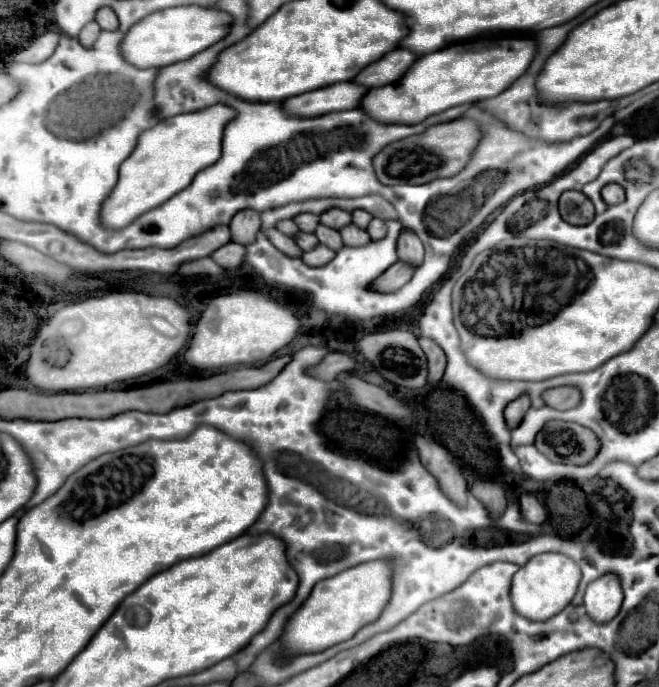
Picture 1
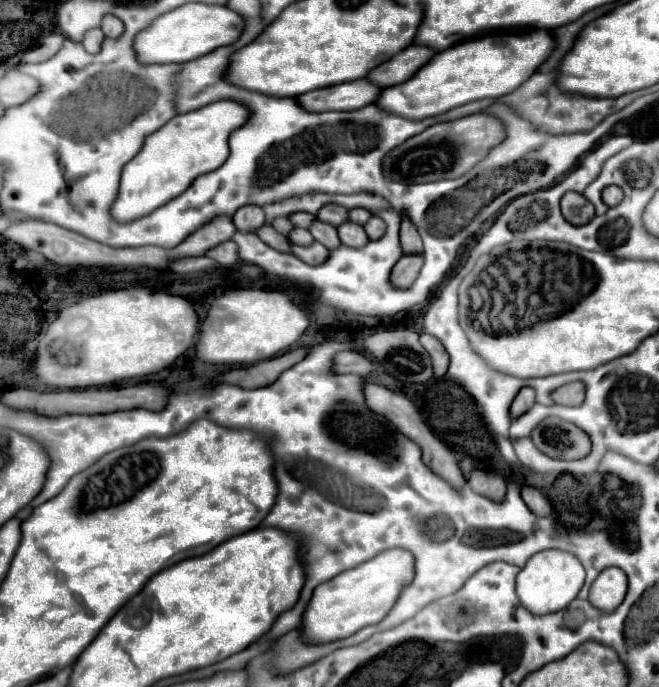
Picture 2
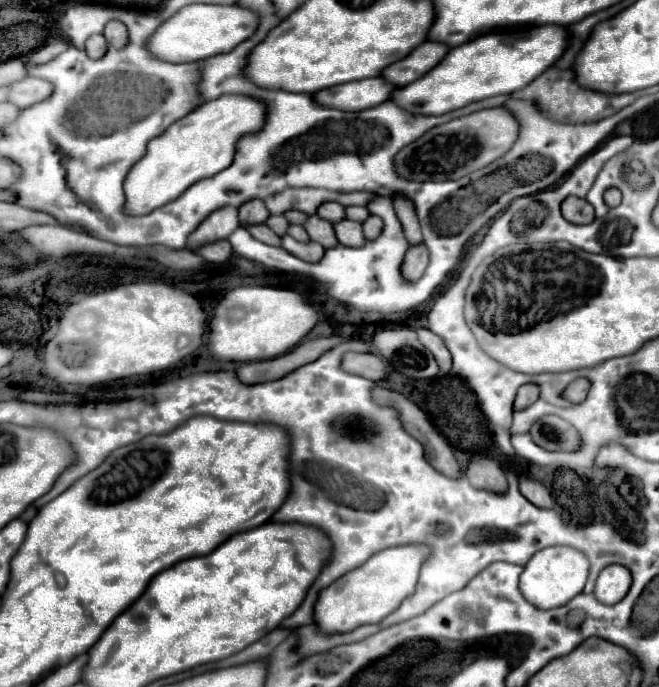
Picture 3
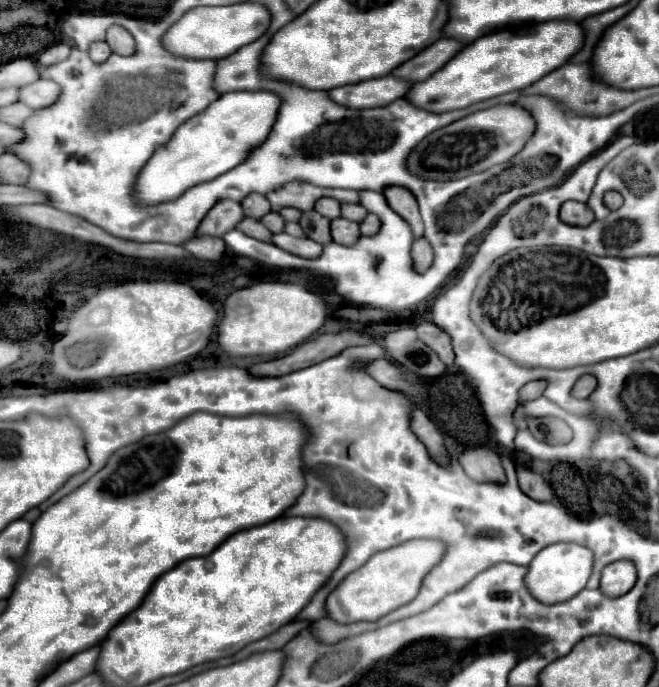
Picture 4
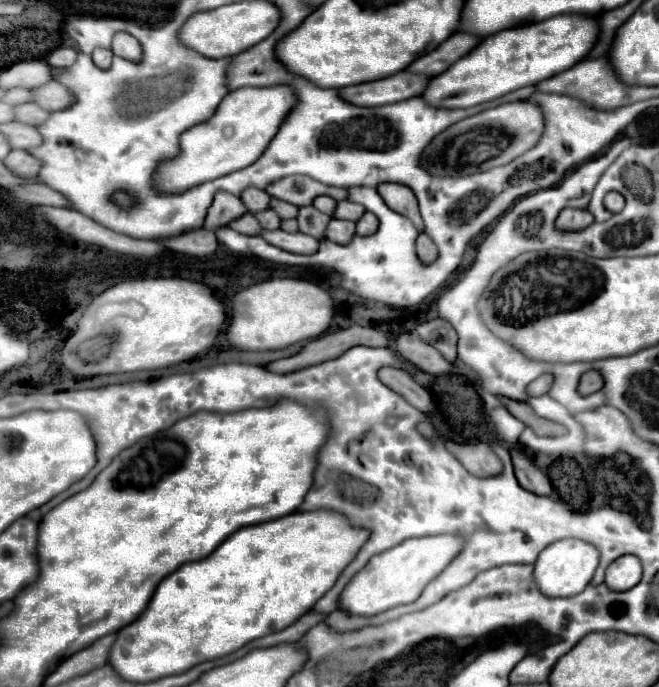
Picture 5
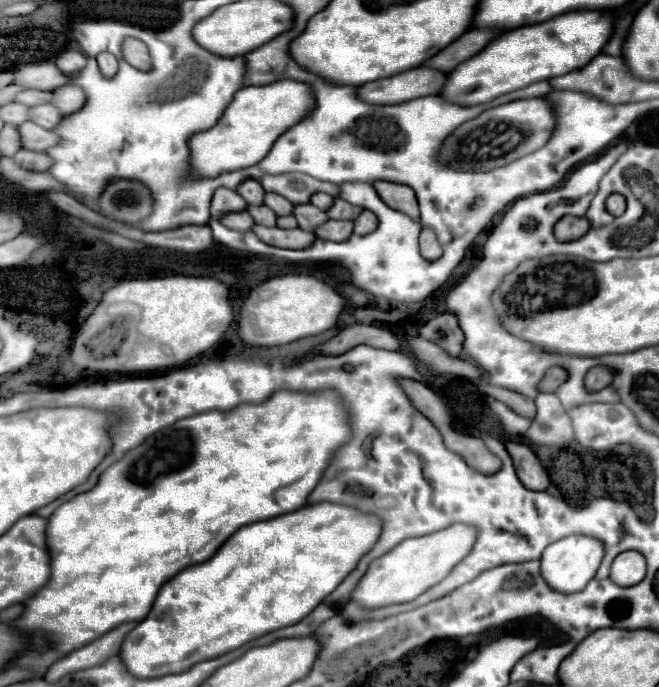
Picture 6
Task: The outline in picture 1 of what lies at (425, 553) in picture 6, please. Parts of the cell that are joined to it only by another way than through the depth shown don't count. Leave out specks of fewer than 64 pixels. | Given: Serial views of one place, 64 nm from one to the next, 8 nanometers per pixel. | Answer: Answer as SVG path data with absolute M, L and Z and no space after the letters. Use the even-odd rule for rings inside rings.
M372 560L372 562L358 564L354 568L348 568L314 586L312 594L300 606L296 616L292 616L292 620L288 620L288 628L284 630L284 636L280 640L284 640L284 644L288 644L288 652L322 652L334 644L346 642L362 626L376 622L380 618L382 610L386 608L386 604L390 600L390 594L392 594L392 564L388 560Z

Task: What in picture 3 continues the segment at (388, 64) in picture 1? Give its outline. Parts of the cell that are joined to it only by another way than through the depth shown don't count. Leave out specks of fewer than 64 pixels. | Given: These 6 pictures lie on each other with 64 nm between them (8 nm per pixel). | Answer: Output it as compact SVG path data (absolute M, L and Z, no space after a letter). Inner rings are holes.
M428 40L420 44L410 56L390 64L382 72L382 78L388 78L388 82L396 86L404 86L404 84L410 84L412 80L420 80L420 76L432 70L440 62L440 58L448 54L448 50L450 50L448 44Z

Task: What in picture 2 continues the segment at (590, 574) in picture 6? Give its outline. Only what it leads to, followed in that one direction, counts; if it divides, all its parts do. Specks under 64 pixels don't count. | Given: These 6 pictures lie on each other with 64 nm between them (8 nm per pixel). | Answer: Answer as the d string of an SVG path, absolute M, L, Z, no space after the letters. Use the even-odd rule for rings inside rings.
M556 548L542 550L536 552L520 570L516 578L516 594L522 606L528 608L532 614L550 614L550 612L564 610L578 596L584 578L586 578L584 566L572 552L556 550Z

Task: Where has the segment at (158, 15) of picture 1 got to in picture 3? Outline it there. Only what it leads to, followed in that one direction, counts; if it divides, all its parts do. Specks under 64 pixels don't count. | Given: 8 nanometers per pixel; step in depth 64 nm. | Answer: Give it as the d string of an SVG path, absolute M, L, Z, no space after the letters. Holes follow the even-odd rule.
M190 4L176 16L166 20L150 38L148 48L162 60L168 62L198 62L210 56L226 54L240 42L248 40L258 30L260 18L254 10L234 6L212 6L212 4Z

